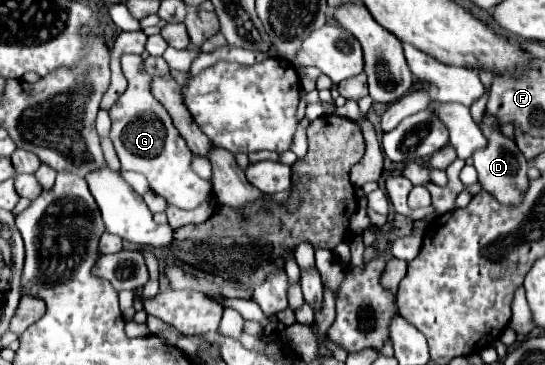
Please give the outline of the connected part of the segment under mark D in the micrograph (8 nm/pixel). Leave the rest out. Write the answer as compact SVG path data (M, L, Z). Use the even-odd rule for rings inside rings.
M484 111L480 129L486 135L488 143L486 143L486 147L474 151L472 165L478 171L478 181L480 181L482 189L488 191L488 193L492 193L494 197L498 197L498 201L504 201L504 205L512 205L512 203L518 203L522 199L522 189L526 189L526 185L528 185L528 177L526 177L528 163L522 157L522 151L518 149L516 141L512 141L510 137L506 137L500 131L500 127L502 127L500 121L492 113Z

